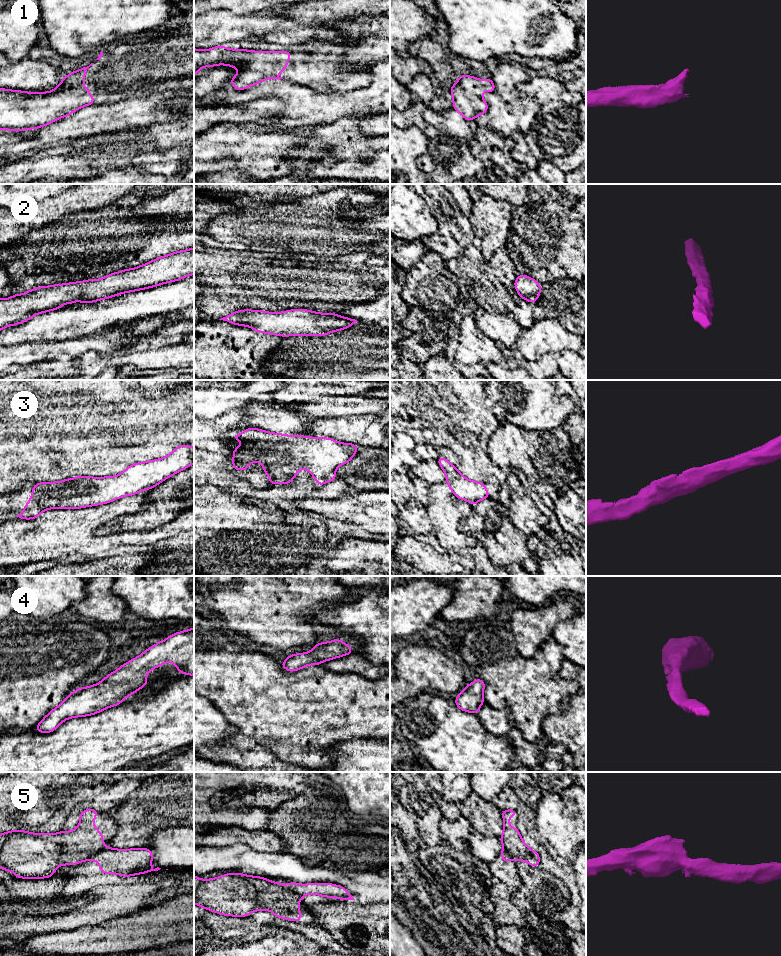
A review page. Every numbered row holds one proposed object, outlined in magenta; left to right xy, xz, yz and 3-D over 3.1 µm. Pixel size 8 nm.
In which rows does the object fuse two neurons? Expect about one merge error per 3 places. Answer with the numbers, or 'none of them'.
5

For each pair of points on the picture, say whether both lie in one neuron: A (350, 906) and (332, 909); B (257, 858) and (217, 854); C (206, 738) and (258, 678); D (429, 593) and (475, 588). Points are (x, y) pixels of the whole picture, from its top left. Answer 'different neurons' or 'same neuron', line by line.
A: same neuron
B: same neuron
C: different neurons
D: different neurons

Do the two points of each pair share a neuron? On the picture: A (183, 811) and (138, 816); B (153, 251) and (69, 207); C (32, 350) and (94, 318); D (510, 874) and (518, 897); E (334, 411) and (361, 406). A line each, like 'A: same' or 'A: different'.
A: same
B: different
C: different
D: different
E: same

